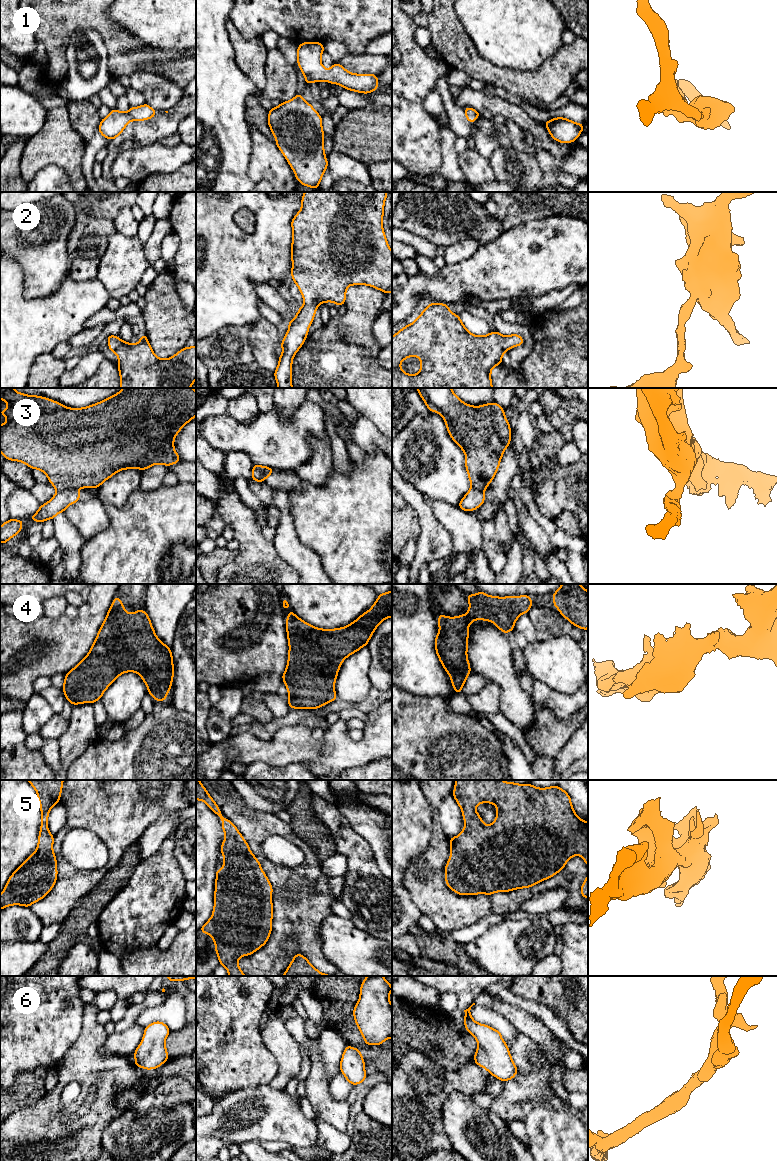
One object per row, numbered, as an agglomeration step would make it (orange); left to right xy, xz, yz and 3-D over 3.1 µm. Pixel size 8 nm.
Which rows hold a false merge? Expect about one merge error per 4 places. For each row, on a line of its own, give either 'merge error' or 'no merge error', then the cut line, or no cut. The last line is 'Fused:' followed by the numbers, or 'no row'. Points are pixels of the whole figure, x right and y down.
1: no merge error; cut none
2: no merge error; cut none
3: merge error; cut xy (76, 488), (64, 488), (57, 491)
4: no merge error; cut none
5: no merge error; cut none
6: no merge error; cut none
Fused: 3

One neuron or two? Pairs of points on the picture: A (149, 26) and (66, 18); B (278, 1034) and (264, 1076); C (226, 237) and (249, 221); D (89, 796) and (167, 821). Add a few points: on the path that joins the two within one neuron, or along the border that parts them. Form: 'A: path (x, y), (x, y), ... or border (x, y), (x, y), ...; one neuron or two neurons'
A: border (107, 10), (107, 16), (111, 20), (136, 36); two neurons
B: border (260, 1032), (264, 1046), (276, 1060), (275, 1076); two neurons
C: border (243, 207), (255, 219), (255, 228), (250, 233); two neurons
D: border (180, 810), (169, 812), (154, 821), (142, 834); two neurons

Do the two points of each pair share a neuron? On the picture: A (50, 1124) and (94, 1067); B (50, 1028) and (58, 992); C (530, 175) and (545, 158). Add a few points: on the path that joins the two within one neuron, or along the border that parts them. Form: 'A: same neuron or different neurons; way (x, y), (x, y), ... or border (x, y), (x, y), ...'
A: same neuron; way (50, 1106), (50, 1101), (62, 1083), (76, 1069)
B: same neuron; way (50, 1019), (50, 1001)
C: different neurons; border (533, 155), (543, 172)

